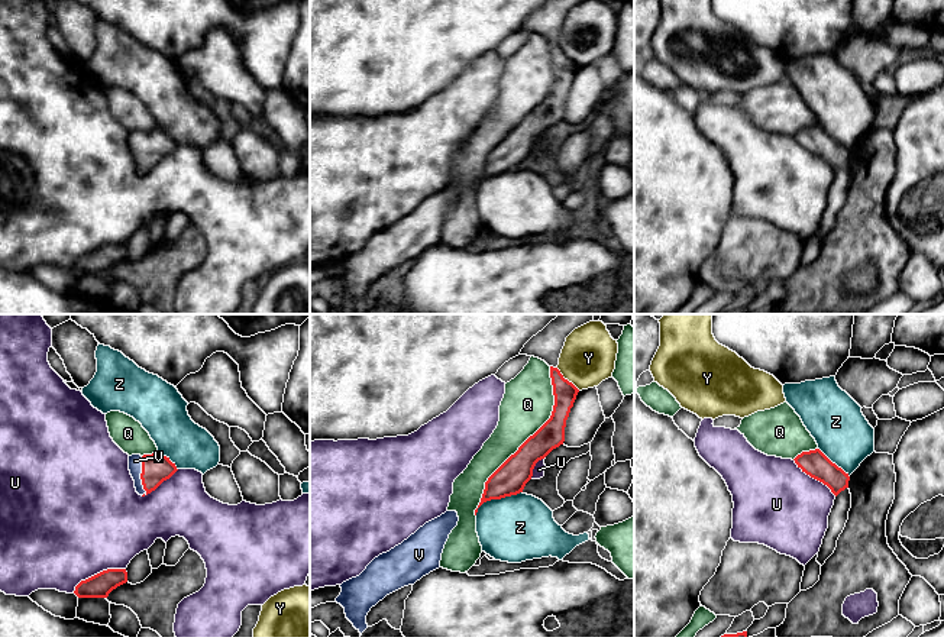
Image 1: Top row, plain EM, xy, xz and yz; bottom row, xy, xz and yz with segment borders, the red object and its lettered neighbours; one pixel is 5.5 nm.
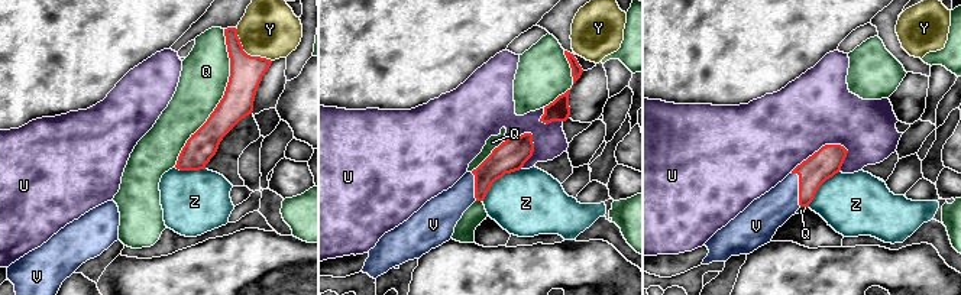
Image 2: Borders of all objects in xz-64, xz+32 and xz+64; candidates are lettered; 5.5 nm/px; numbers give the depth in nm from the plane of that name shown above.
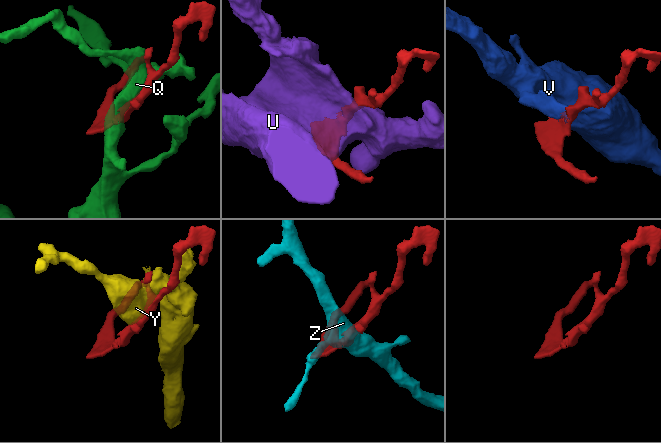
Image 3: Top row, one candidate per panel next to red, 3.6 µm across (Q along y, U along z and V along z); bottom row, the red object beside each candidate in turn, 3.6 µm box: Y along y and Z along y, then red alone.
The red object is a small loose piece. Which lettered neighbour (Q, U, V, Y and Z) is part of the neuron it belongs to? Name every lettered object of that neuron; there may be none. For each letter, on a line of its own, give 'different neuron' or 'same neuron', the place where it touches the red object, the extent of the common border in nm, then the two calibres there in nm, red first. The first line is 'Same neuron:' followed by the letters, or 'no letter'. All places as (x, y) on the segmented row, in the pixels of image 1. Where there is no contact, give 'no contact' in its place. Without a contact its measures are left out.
Same neuron: V
Q: different neuron; contact xz (524, 442); length 950 nm; calibres 180 and 280 nm
U: different neuron; contact xy (97, 574); length 320 nm; calibres 140 and 500 nm
V: same neuron; contact xy (141, 477); length 220 nm; calibres 160 and 80 nm
Y: different neuron; contact xz (566, 380); length 180 nm; calibres 130 and 300 nm
Z: different neuron; contact xz (497, 498); length 300 nm; calibres 180 and 360 nm

